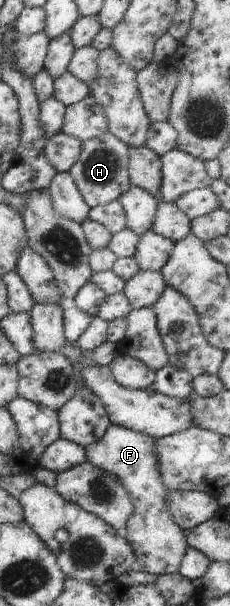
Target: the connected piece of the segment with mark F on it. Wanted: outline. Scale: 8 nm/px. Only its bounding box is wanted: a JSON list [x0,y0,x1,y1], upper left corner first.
[85,425,187,576]

